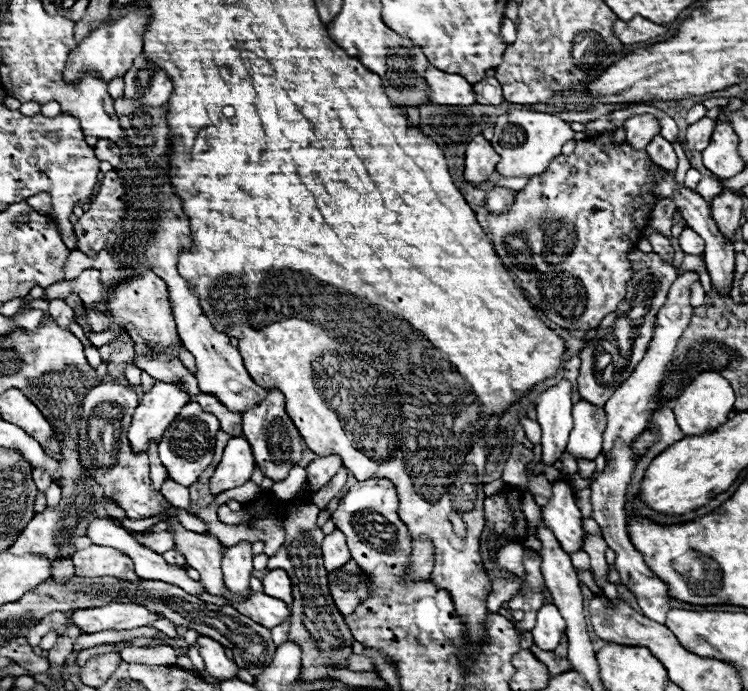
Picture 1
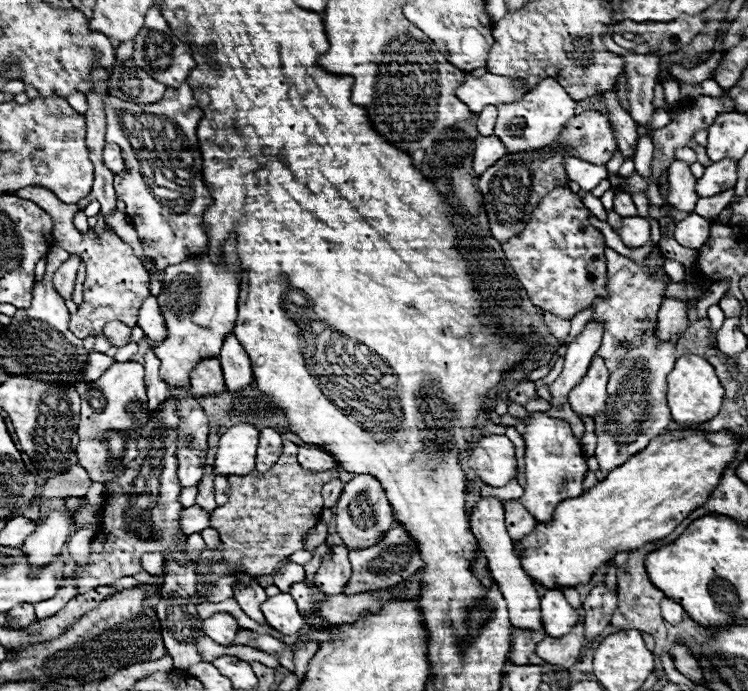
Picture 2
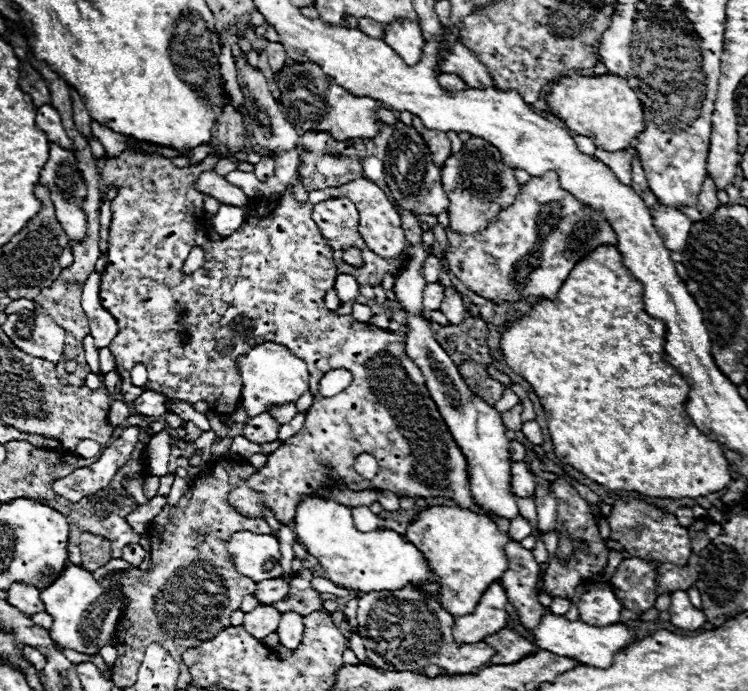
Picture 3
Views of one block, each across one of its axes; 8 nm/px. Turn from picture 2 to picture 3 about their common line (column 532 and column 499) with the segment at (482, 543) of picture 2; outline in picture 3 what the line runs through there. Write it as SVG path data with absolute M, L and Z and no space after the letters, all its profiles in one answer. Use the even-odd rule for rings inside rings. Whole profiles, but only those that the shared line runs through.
M498 580L498 582L494 582L494 586L490 586L482 594L482 600L478 602L478 606L472 614L454 618L454 628L452 628L454 642L476 644L476 642L482 642L484 638L496 634L498 630L506 628L506 620L508 620L506 604L508 604L508 598Z

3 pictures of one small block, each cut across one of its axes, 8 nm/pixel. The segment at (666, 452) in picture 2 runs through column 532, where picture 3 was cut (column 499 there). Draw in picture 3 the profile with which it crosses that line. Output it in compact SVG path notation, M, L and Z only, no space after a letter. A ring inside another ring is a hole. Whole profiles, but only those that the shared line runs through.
M426 506L410 522L404 538L428 558L436 580L440 580L440 604L452 616L472 614L486 588L508 570L508 558L504 554L508 536L498 530L492 518L468 508Z

